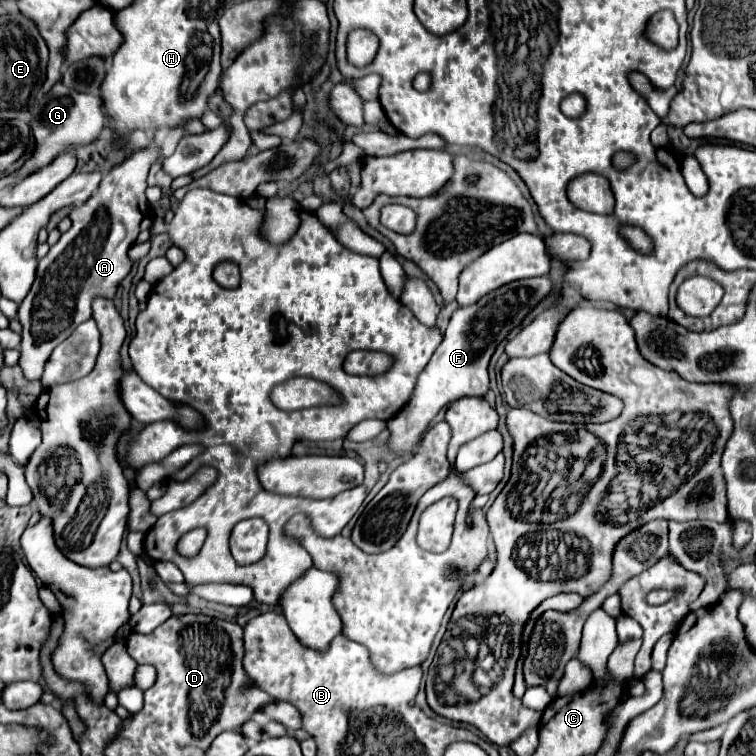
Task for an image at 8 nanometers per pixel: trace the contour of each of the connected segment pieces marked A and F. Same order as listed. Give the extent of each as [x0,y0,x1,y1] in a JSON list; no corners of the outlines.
[[19,143,159,381],[387,277,553,453]]

